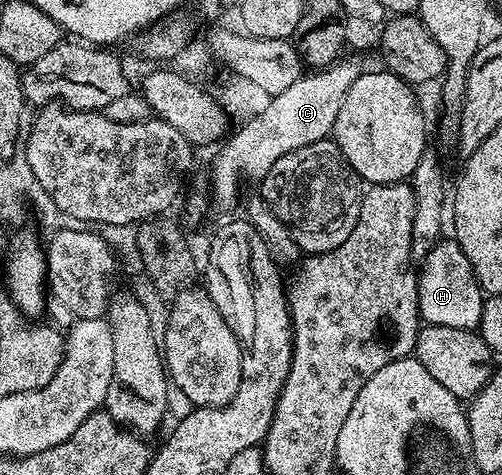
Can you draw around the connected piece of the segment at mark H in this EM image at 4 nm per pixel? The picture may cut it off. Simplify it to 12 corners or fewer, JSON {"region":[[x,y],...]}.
{"region":[[456,240],[417,273],[425,325],[476,330],[485,297]]}

